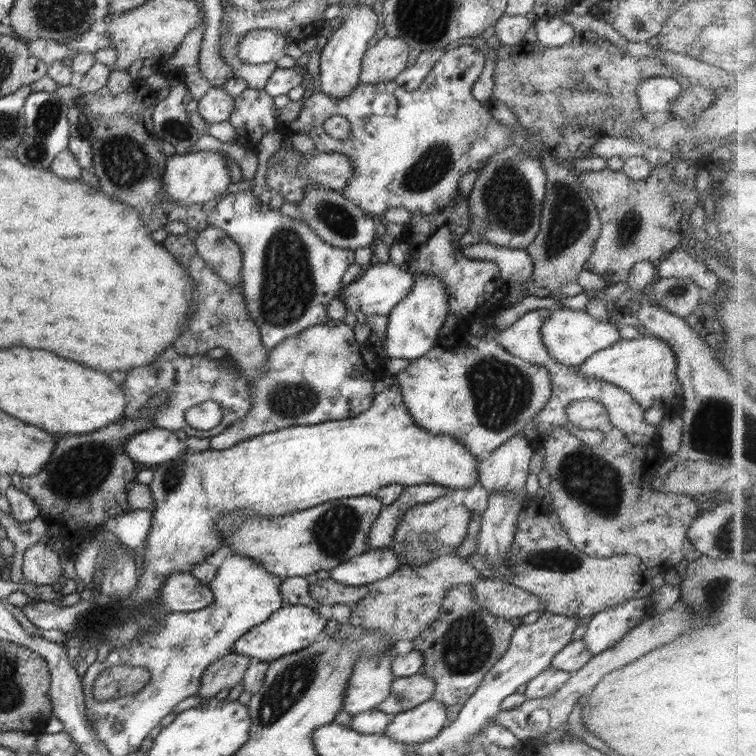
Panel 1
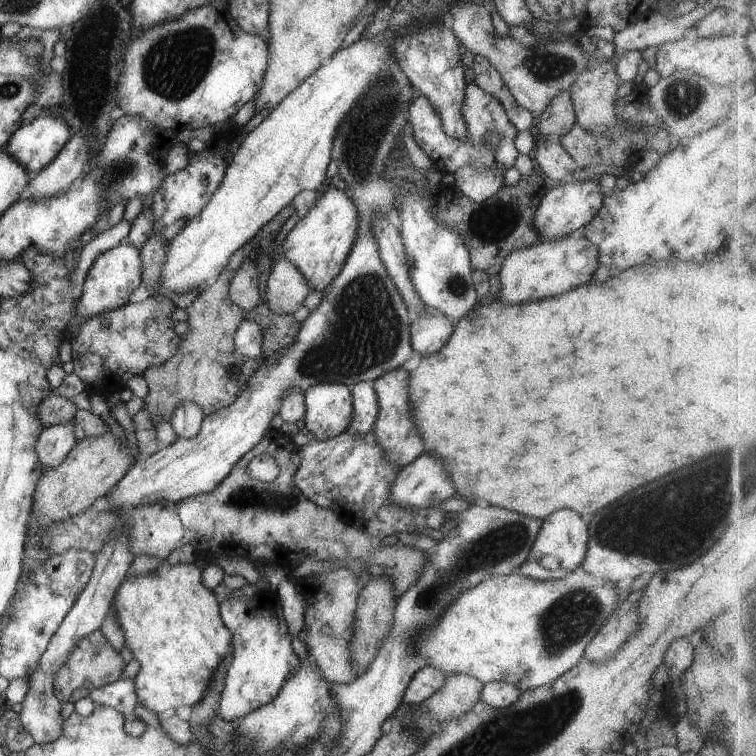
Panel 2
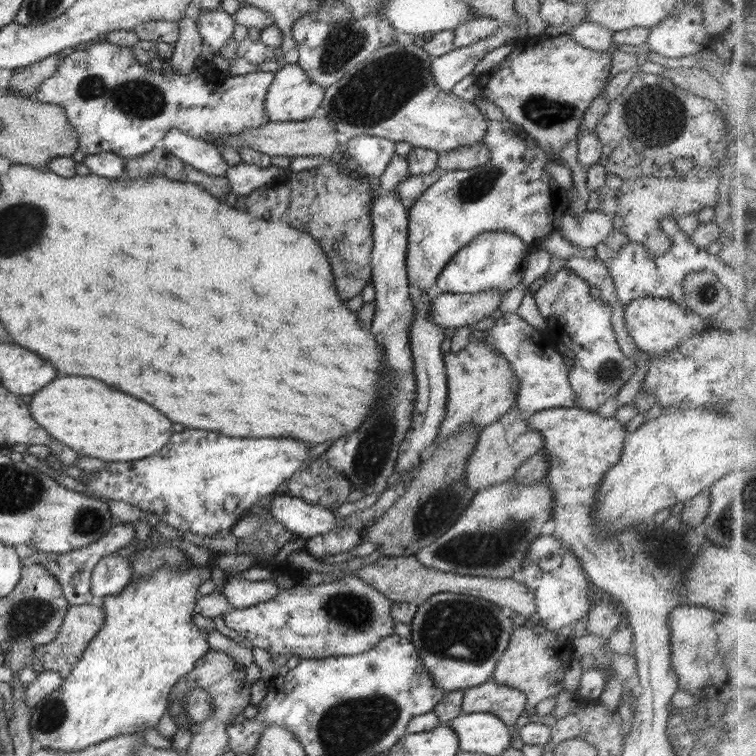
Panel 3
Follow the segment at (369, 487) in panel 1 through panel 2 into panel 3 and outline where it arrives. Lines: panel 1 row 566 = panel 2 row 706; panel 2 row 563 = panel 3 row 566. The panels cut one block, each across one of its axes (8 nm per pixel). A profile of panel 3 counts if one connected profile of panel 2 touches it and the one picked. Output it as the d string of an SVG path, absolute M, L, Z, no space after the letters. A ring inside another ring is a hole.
M193 563L186 570L179 571L166 564L150 576L136 575L122 592L98 600L106 612L101 631L90 641L72 672L63 679L60 689L33 709L30 732L37 746L62 752L80 752L116 736L142 735L146 730L156 728L166 712L172 686L182 676L192 672L200 658L211 649L206 640L207 632L192 620L200 596L198 587L204 577L201 570Z

